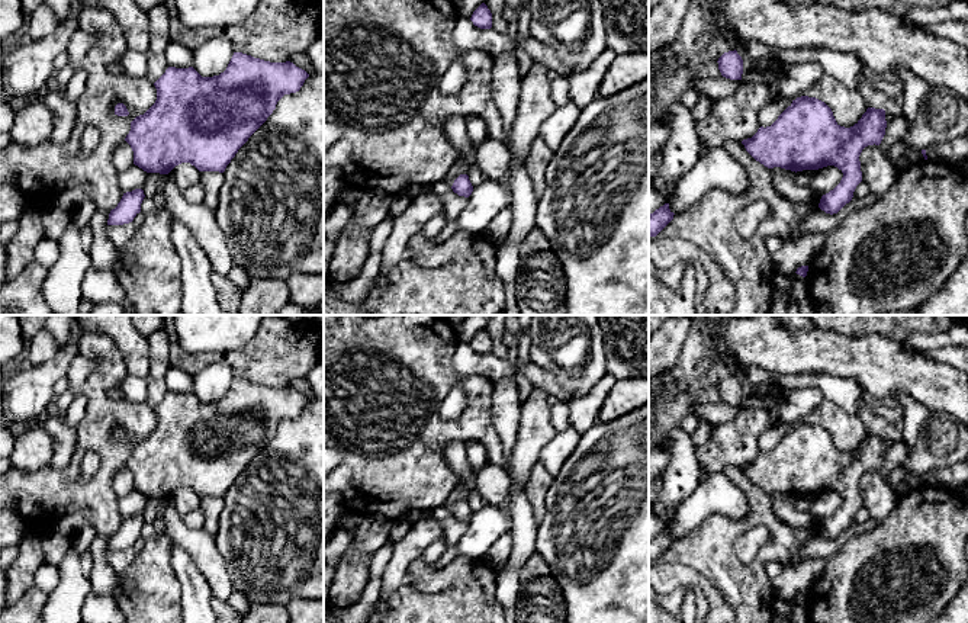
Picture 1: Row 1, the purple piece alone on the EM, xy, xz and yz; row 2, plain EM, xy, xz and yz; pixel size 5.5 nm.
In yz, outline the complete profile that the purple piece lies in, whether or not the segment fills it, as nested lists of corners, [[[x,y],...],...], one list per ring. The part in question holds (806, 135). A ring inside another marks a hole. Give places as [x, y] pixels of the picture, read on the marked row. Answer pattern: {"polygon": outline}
{"polygon": [[[801,96],[778,116],[771,126],[760,126],[758,132],[743,139],[746,151],[768,168],[781,167],[791,171],[819,170],[827,166],[837,167],[843,177],[840,183],[823,195],[819,208],[826,213],[837,213],[853,198],[862,182],[859,155],[868,145],[879,145],[885,135],[885,110],[868,107],[862,118],[850,128],[840,126],[832,109],[816,97]]]}

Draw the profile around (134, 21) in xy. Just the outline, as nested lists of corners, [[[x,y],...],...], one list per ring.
[[[81,0],[81,3],[110,12],[122,28],[128,49],[148,52],[148,16],[134,0]]]

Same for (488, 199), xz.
[[[486,179],[473,187],[466,208],[456,218],[457,229],[479,235],[488,224],[506,206],[511,206],[512,193],[498,180]]]

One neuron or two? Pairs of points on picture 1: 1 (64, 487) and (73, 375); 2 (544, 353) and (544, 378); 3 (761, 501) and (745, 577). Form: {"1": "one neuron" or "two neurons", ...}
{"1": "two neurons", "2": "two neurons", "3": "one neuron"}

